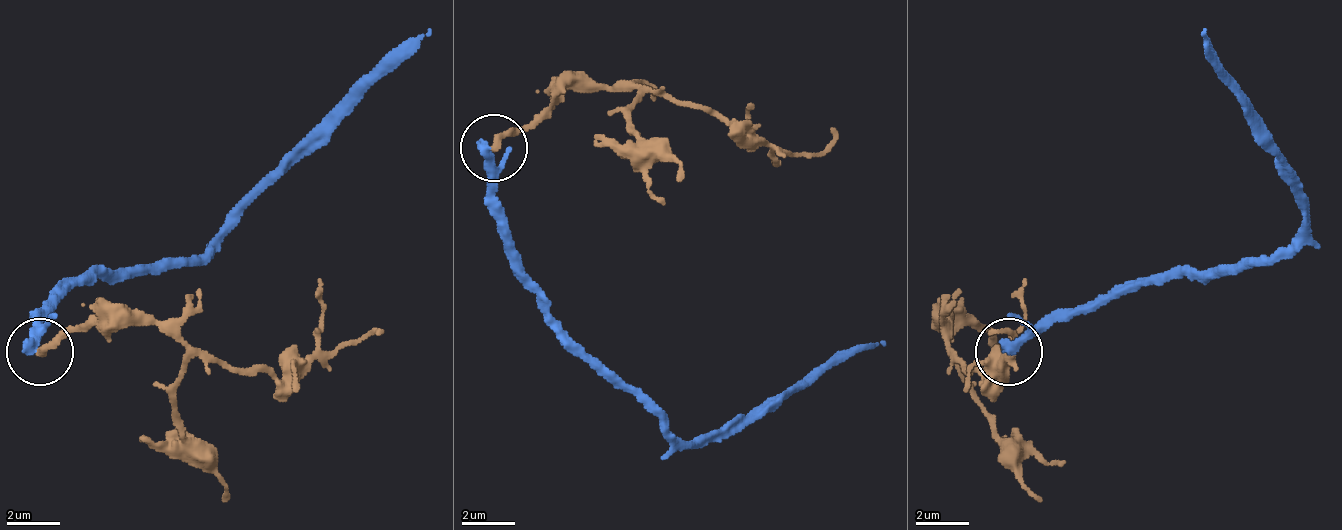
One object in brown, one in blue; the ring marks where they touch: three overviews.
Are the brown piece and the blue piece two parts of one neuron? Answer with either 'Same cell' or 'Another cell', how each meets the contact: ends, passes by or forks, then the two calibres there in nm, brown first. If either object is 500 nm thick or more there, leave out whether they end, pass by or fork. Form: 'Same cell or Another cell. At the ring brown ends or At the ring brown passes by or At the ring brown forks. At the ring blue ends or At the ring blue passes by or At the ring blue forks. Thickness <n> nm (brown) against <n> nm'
Another cell. At the ring brown ends. At the ring blue ends. Thickness 280 nm (brown) against 400 nm

